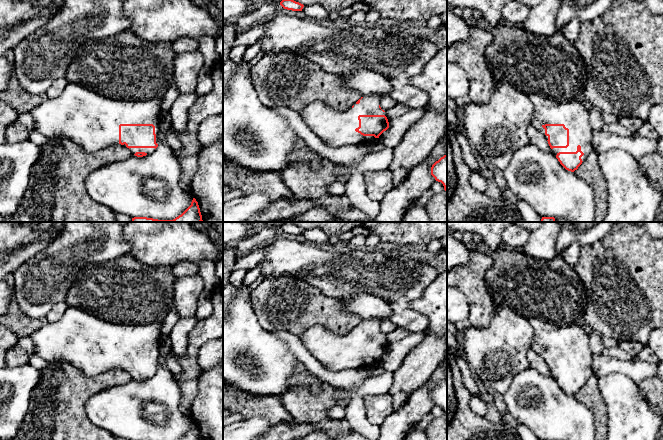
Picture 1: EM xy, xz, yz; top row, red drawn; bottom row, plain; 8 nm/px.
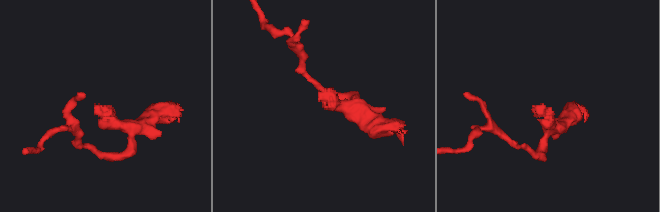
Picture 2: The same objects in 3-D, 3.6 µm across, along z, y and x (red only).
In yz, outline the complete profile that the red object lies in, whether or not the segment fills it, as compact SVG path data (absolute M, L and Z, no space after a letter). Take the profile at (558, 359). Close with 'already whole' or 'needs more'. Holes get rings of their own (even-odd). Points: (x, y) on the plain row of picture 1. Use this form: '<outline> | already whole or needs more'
M532 317L528 321L533 329L532 350L545 360L560 388L574 396L594 374L589 336L576 324L557 326Z | needs more

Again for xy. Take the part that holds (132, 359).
M69 307L55 322L45 322L31 334L35 354L50 362L72 364L89 377L112 369L127 371L132 379L143 381L158 371L161 323L142 325L107 322L89 312Z | needs more

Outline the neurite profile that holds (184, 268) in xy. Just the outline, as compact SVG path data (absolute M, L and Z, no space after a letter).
M181 261L172 265L172 270L176 278L192 276L199 272L199 266L189 261Z

